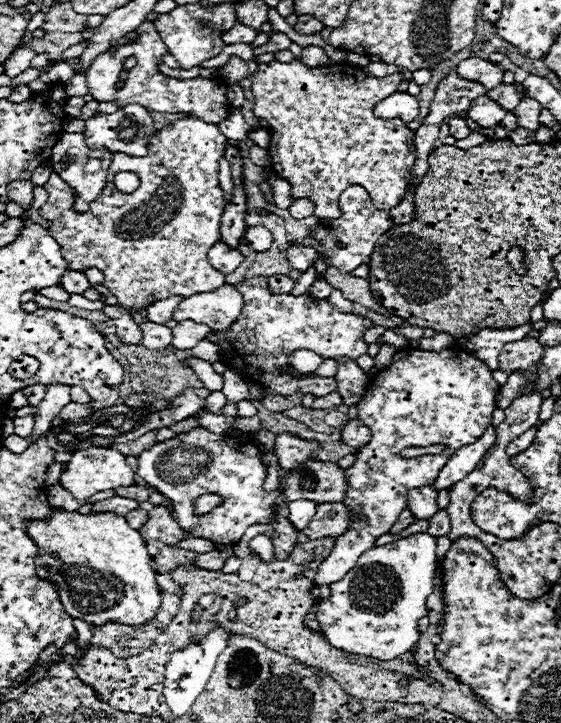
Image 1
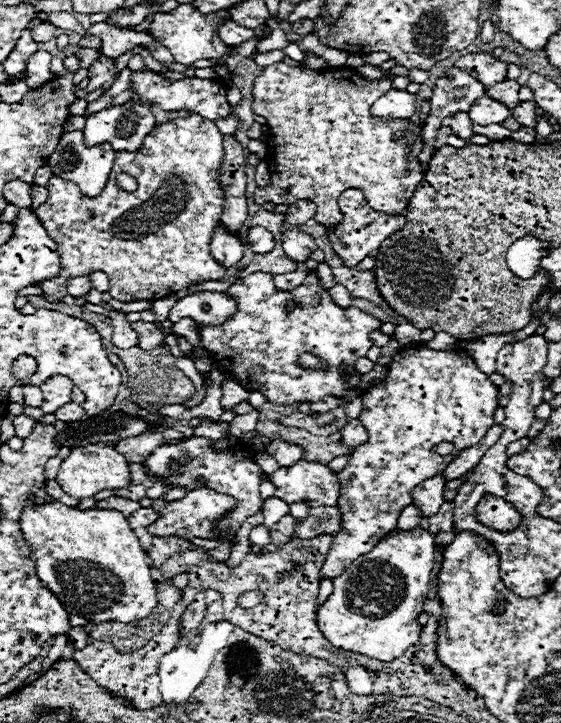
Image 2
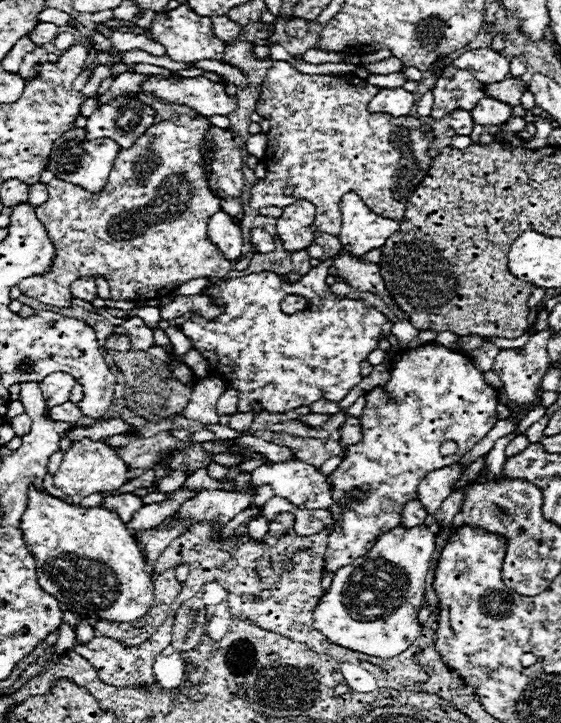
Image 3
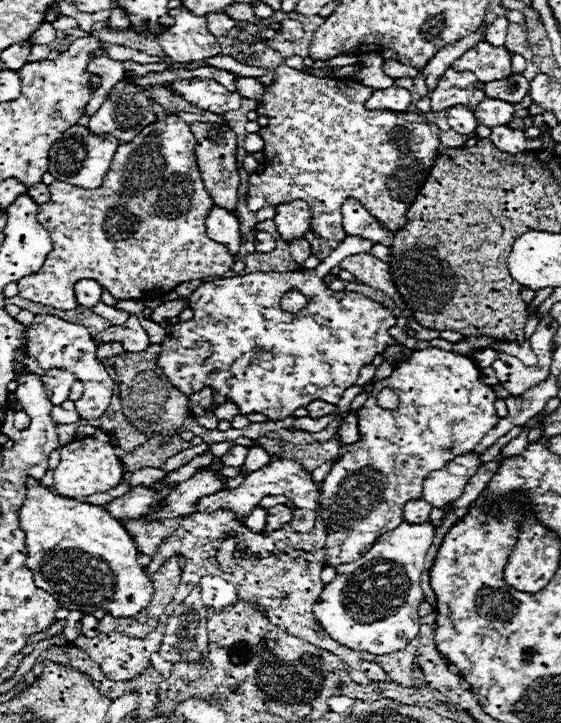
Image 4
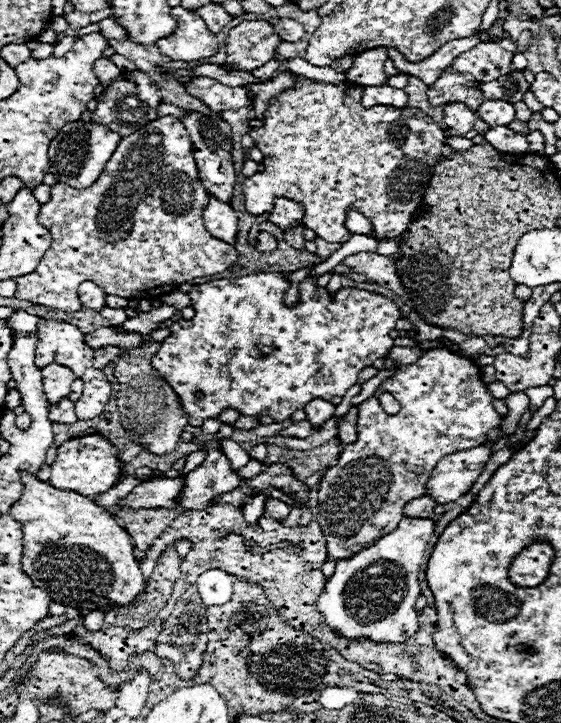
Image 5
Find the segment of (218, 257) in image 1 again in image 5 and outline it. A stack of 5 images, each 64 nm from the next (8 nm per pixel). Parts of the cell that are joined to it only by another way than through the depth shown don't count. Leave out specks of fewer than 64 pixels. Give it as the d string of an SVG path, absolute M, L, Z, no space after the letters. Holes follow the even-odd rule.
M208 194L208 204L204 208L204 220L206 220L206 226L212 236L224 238L226 242L236 244L238 218L236 218L236 212L230 204Z

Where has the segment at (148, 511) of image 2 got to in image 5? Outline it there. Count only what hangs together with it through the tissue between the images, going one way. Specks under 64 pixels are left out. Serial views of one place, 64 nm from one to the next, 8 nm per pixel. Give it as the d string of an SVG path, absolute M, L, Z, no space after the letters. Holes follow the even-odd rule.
M208 440L204 448L204 462L186 476L188 486L184 486L184 494L178 498L180 510L202 510L202 506L208 506L214 498L236 490L242 482L242 478L230 468L230 462L220 448L220 440Z

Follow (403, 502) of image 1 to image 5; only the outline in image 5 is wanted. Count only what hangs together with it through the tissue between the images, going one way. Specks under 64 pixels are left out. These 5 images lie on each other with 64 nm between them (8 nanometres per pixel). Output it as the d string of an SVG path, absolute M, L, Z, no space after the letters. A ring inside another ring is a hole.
M432 348L426 350L414 364L400 366L398 372L374 392L374 396L360 404L358 440L342 448L338 464L328 468L320 480L316 518L328 546L328 560L348 558L356 550L362 550L396 530L398 522L404 518L402 510L406 502L426 494L426 482L436 462L448 454L482 446L490 430L498 426L500 414L492 408L492 396L482 382L480 368L472 360L444 348ZM384 392L392 394L400 402L398 414L386 414L382 410L378 396Z

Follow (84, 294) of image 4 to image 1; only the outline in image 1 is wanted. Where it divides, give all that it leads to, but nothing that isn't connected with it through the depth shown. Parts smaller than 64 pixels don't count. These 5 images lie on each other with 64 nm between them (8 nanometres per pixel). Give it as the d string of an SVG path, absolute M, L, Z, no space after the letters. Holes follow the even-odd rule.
M70 270L62 276L60 284L68 294L82 294L90 288L90 282L82 272L70 272Z

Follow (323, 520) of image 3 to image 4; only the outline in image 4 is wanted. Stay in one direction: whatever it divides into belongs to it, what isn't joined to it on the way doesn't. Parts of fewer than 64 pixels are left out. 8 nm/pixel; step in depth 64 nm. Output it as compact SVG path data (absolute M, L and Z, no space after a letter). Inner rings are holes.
M296 508L292 520L286 526L292 528L292 530L308 532L308 530L314 528L314 512L312 510L300 510L300 508Z

